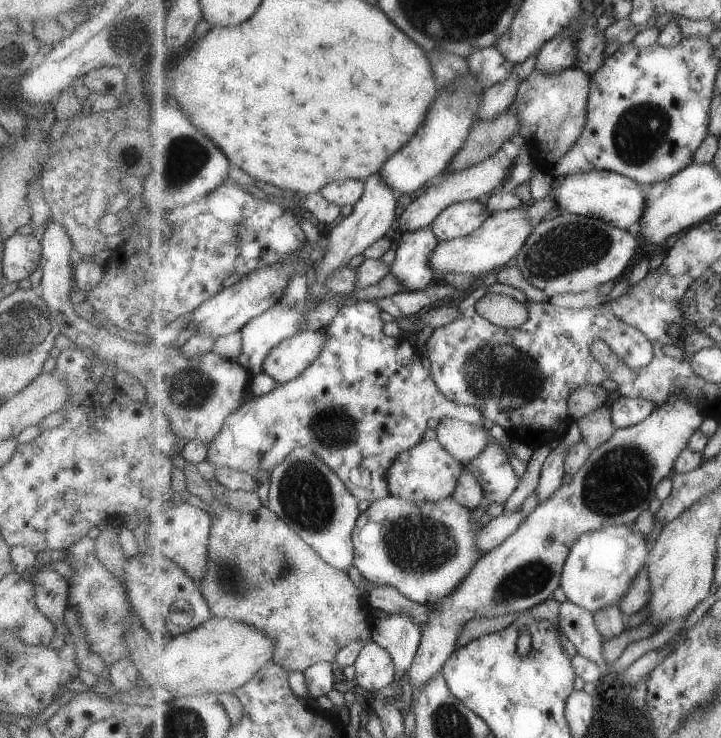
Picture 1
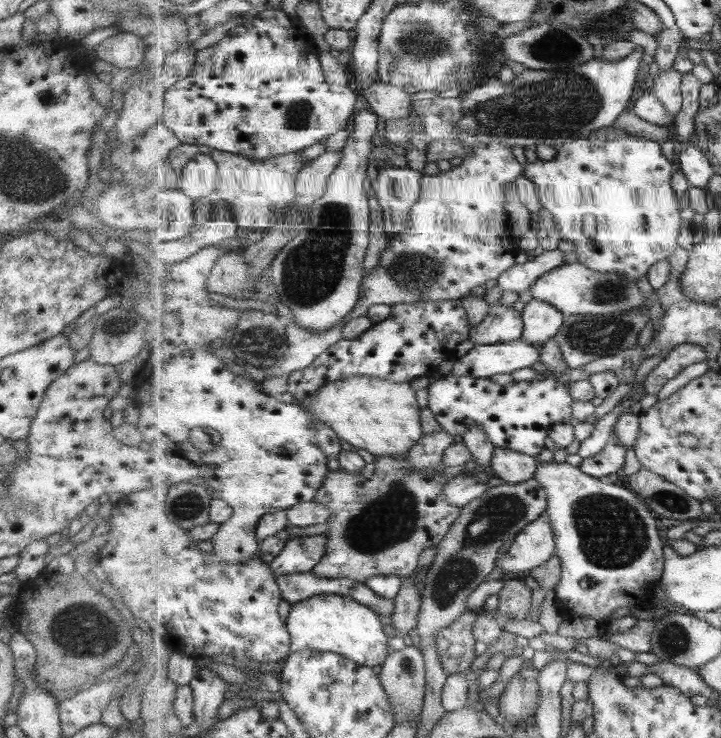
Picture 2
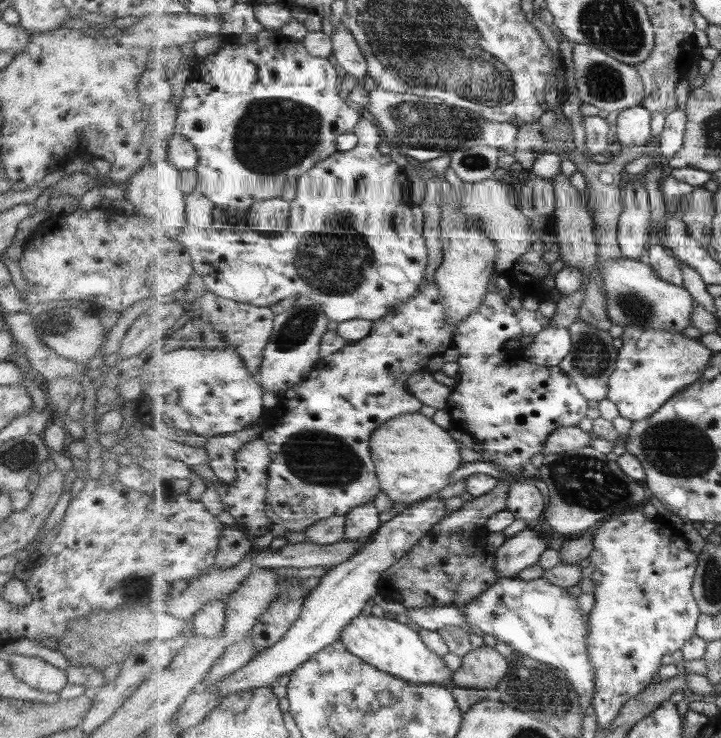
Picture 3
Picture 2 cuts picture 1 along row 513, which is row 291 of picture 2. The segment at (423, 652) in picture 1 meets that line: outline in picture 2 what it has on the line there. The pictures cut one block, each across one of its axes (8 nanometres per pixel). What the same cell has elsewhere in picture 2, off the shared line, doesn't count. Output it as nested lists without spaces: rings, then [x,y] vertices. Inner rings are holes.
[[[579,261],[573,264],[565,263],[563,266],[544,274],[531,288],[526,298],[545,301],[553,307],[557,307],[565,316],[623,314],[629,310],[639,310],[647,304],[647,298],[641,292],[639,284],[627,278],[625,274],[601,273]]]

